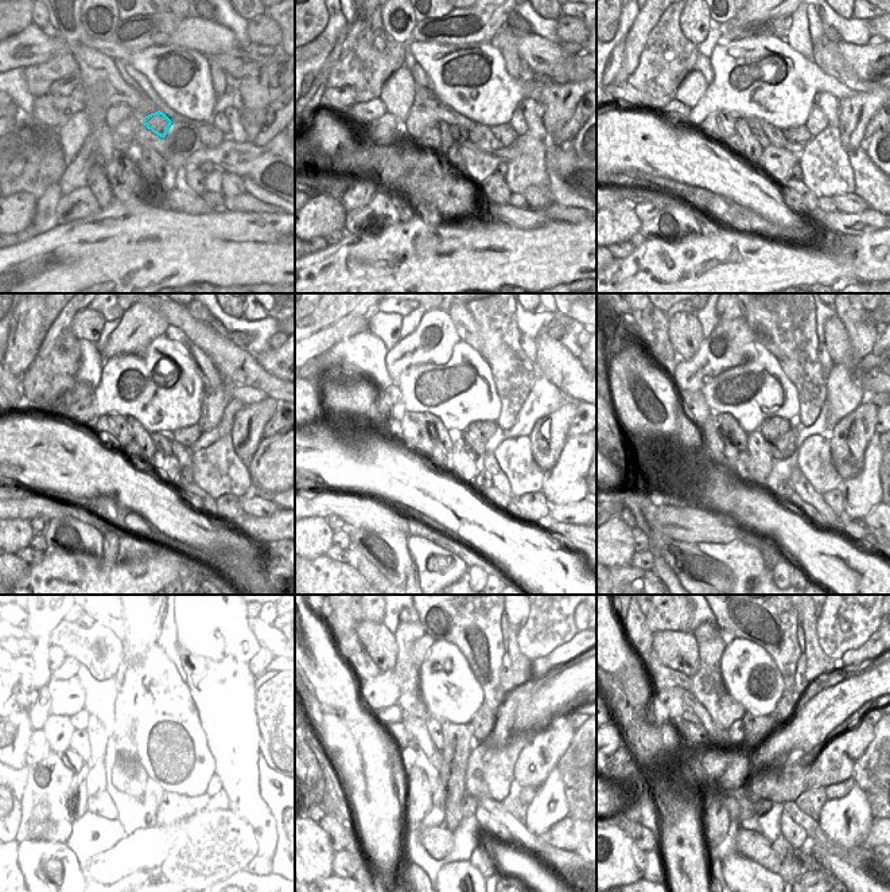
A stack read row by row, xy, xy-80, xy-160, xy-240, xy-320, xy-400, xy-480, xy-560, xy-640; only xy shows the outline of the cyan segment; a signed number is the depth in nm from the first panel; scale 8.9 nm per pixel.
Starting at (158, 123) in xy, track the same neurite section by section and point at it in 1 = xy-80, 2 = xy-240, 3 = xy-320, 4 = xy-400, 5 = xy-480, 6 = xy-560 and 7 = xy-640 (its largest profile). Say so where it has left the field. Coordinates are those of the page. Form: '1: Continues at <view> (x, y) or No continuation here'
1: Continues at xy-80 (458, 133)
2: Continues at xy-240 (162, 441)
3: Continues at xy-320 (475, 448)
4: Continues at xy-400 (784, 447)
5: Continues at xy-480 (185, 748)
6: Continues at xy-560 (482, 724)
7: Continues at xy-640 (784, 712).

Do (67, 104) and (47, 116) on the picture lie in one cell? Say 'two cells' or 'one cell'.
one cell

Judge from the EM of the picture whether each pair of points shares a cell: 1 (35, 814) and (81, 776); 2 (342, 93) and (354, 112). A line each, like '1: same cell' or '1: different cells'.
1: different cells
2: different cells

